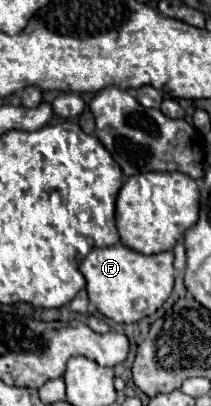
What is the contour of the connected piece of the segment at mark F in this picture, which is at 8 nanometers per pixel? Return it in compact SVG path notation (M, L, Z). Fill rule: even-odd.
M123 244L93 248L89 256L79 266L81 274L87 280L89 302L109 320L131 324L139 322L145 316L157 312L173 290L173 252L159 254L139 254Z

